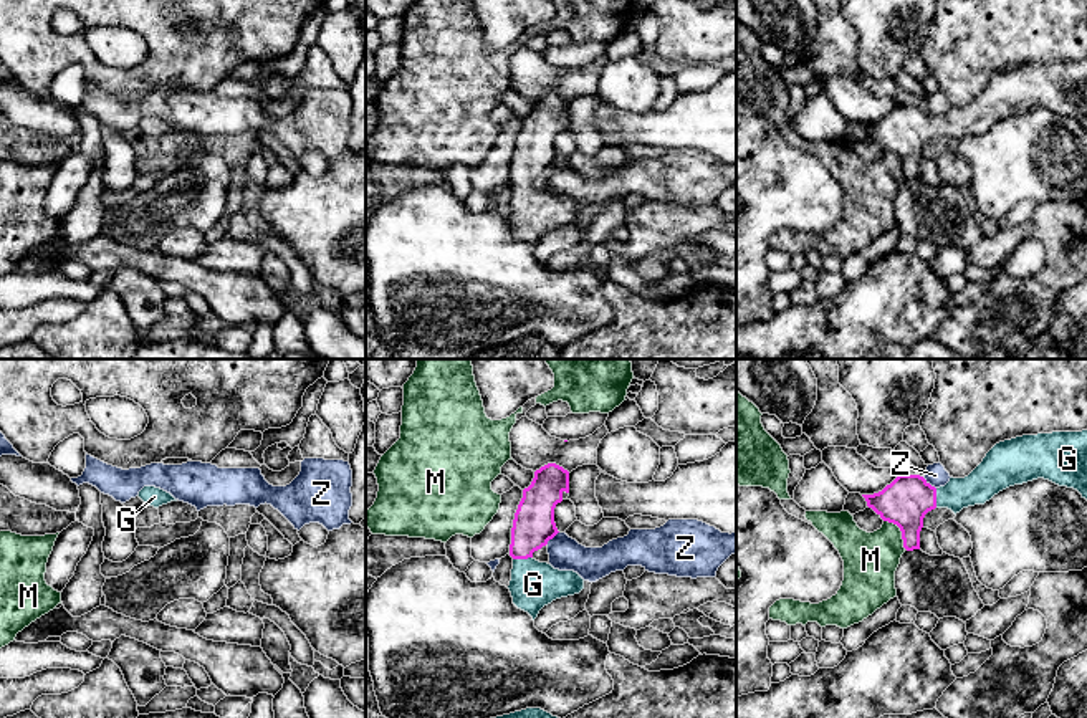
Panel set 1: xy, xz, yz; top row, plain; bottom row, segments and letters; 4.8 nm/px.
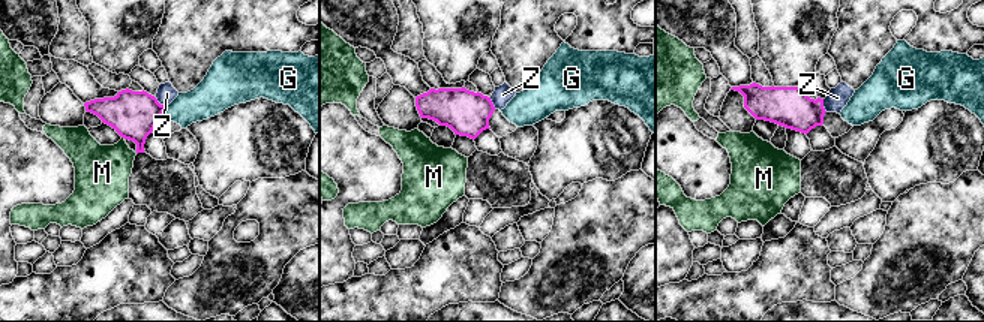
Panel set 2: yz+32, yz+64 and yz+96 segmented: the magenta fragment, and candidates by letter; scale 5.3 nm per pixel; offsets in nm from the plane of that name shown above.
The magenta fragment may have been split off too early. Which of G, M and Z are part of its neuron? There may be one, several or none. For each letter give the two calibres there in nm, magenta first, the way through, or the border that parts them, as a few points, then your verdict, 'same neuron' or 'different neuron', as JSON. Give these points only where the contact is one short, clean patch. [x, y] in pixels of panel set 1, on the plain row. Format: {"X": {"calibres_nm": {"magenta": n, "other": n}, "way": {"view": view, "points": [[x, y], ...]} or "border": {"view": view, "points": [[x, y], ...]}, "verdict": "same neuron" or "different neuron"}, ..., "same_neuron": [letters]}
{"G": {"calibres_nm": {"magenta": 200, "other": 220}, "verdict": "same neuron"}, "M": {"calibres_nm": {"magenta": 240, "other": 260}, "verdict": "different neuron"}, "Z": {"calibres_nm": {"magenta": 240, "other": 100}, "border": {"view": "yz", "points": [[922, 106], [935, 118]]}, "verdict": "different neuron"}, "same_neuron": ["G"]}

